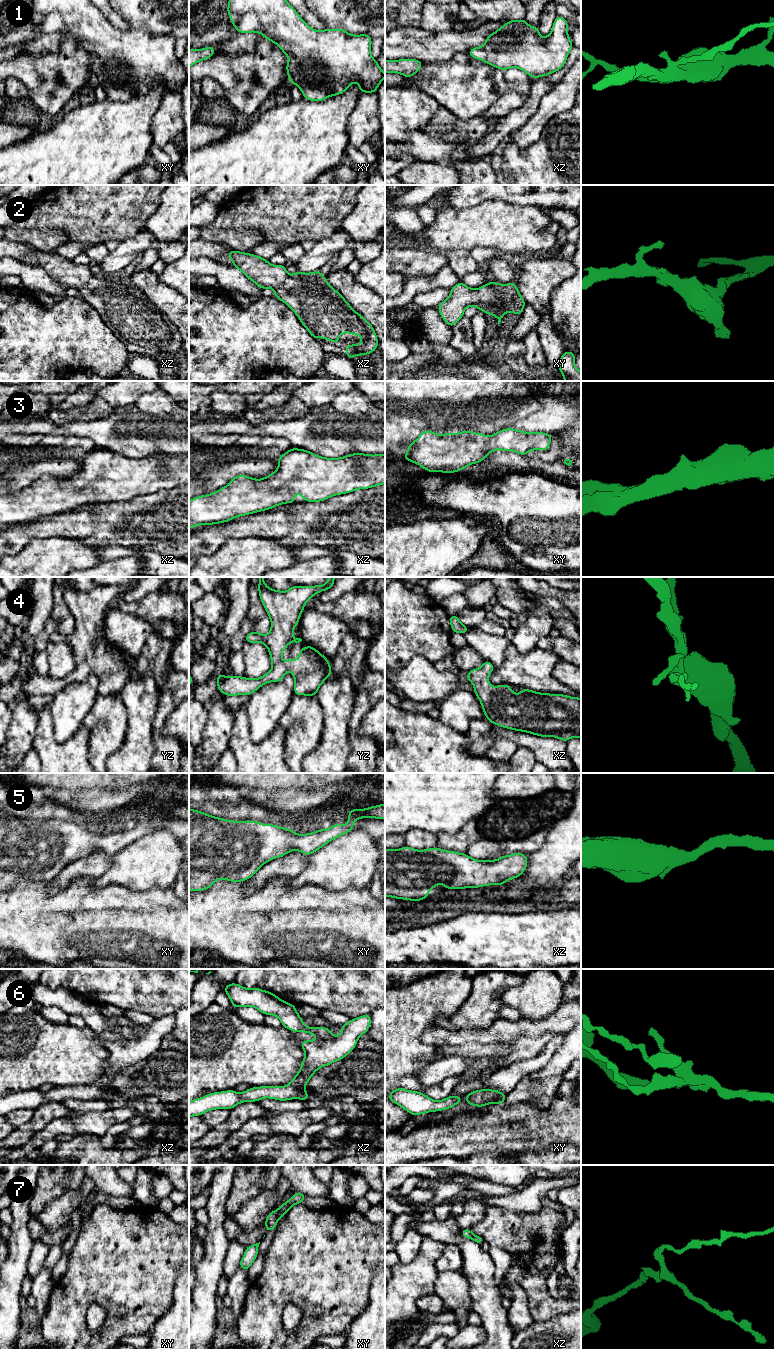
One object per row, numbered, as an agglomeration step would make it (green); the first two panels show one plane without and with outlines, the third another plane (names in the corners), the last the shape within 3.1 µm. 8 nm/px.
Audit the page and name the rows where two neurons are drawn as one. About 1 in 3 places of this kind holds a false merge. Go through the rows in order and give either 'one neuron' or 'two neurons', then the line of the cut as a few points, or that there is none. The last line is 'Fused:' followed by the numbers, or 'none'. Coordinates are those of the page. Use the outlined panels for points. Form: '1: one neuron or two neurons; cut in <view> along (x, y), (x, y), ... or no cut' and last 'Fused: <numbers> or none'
1: one neuron; no cut
2: one neuron; no cut
3: one neuron; no cut
4: one neuron; no cut
5: one neuron; no cut
6: one neuron; no cut
7: two neurons; cut in xy along (276, 1210), (278, 1219)
Fused: 7

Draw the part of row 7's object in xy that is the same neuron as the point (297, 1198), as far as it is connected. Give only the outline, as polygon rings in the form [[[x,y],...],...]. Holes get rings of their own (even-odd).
[[[295,1192],[294,1195],[277,1209],[278,1220],[283,1218],[293,1205],[303,1203],[307,1195]]]

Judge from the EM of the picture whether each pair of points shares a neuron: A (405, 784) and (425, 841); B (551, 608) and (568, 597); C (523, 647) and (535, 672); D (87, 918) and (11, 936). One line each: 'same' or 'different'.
A: different
B: different
C: different
D: same

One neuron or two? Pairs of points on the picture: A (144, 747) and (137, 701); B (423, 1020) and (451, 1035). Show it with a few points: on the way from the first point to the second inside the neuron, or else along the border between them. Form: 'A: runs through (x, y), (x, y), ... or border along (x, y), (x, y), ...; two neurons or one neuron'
A: runs through (140, 736), (140, 712); one neuron
B: border along (436, 1025), (422, 1034), (423, 1043); two neurons

